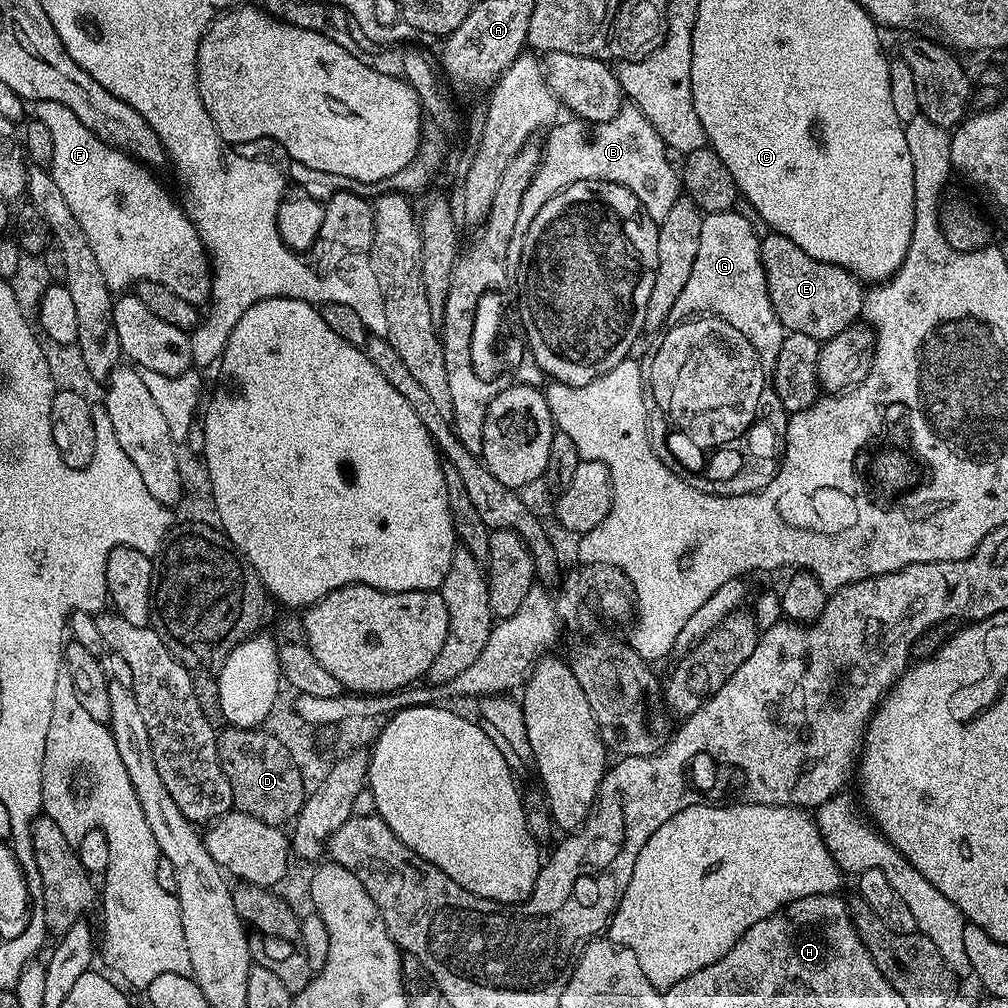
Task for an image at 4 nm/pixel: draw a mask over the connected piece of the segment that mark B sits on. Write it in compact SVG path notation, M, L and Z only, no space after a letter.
M635 106L621 107L620 111L612 120L604 123L597 123L592 129L592 137L588 137L588 132L583 123L576 118L568 118L565 124L557 123L555 127L547 133L548 141L542 144L542 154L548 160L568 160L568 180L578 182L579 180L605 180L614 182L618 186L626 186L638 198L638 202L644 208L644 213L651 220L661 221L670 214L670 206L678 199L682 192L682 180L672 169L672 164L668 161L669 149L664 143L664 139L654 130L654 126Z

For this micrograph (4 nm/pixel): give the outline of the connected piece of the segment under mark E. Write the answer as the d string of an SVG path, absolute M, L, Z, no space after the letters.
M769 231L767 235L760 236L760 257L774 314L778 314L788 332L810 334L810 338L823 342L842 334L842 330L861 319L865 289L857 277L837 264L810 258L806 250L794 246L780 232Z

